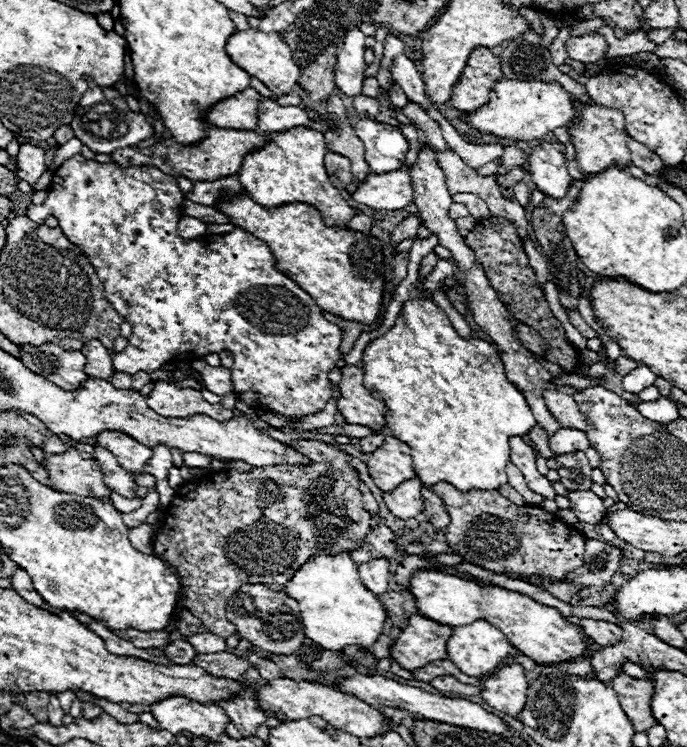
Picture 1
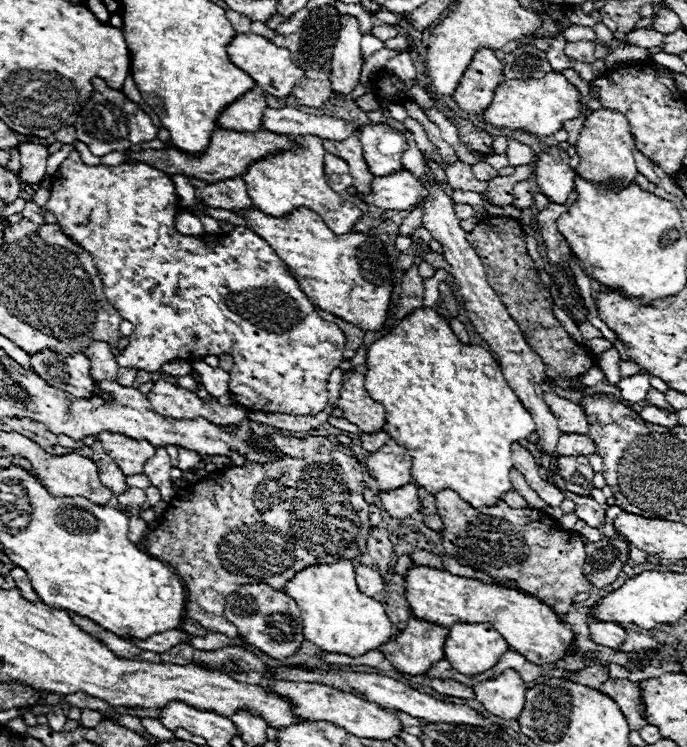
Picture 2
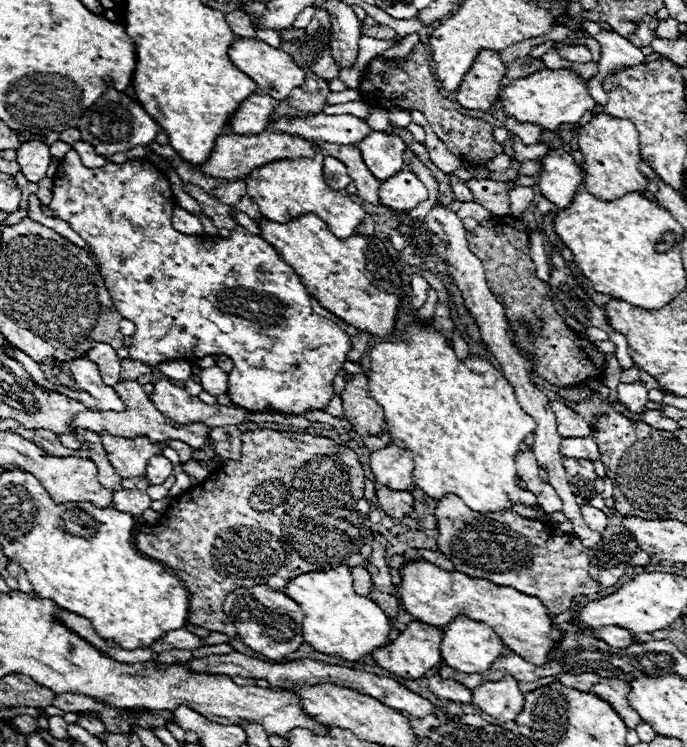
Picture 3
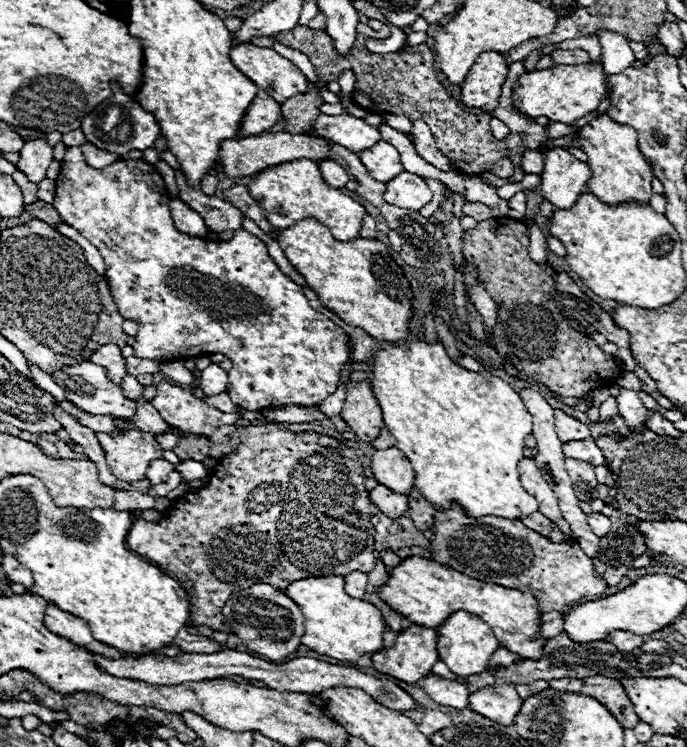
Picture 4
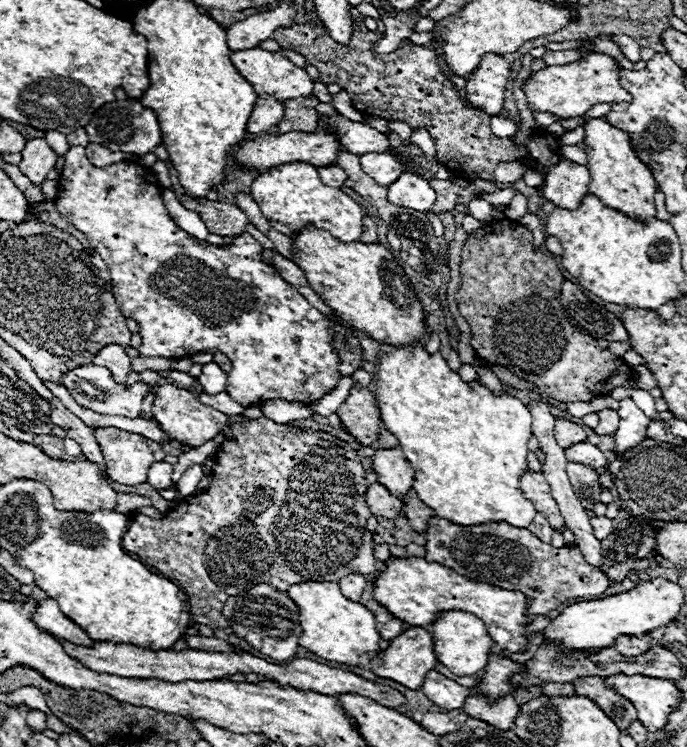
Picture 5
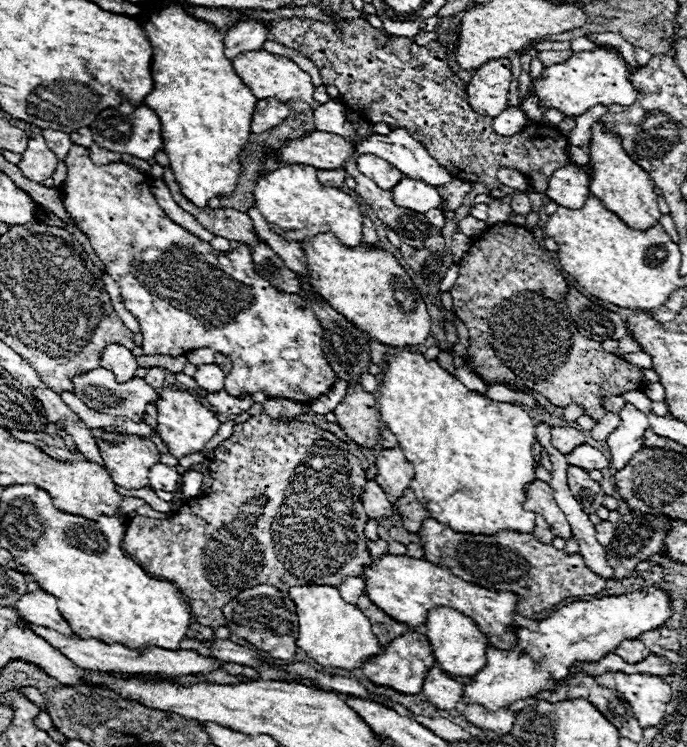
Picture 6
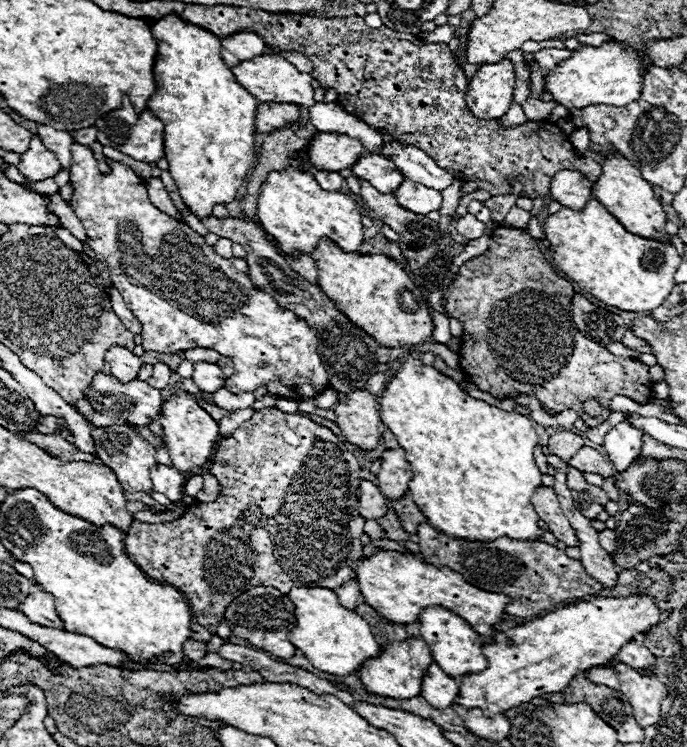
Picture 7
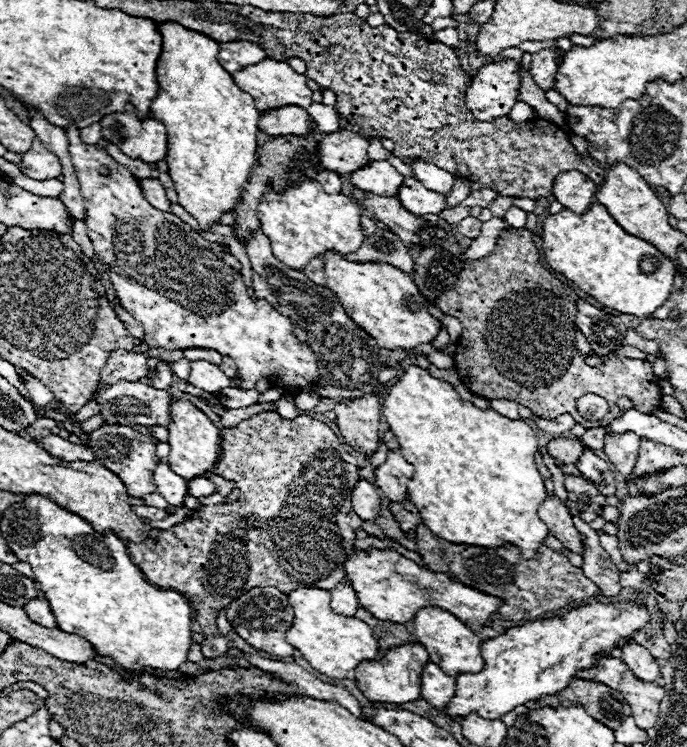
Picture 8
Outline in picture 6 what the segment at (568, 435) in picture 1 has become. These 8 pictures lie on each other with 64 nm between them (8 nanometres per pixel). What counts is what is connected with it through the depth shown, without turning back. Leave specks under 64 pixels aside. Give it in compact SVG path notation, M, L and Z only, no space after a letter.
M582 444L578 448L574 448L572 454L568 454L568 464L574 466L582 466L582 470L608 470L610 468L610 460L596 448Z

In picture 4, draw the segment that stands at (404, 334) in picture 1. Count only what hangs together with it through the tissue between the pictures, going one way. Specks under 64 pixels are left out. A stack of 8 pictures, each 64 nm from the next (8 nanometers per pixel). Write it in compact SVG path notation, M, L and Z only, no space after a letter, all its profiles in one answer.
M402 342L388 350L378 350L372 360L372 392L382 408L388 432L412 462L416 472L414 488L438 510L448 510L452 502L460 504L468 516L502 516L522 520L538 512L534 496L526 494L518 480L518 462L524 458L524 440L532 434L532 416L512 388L492 372L476 374L454 364L440 342Z

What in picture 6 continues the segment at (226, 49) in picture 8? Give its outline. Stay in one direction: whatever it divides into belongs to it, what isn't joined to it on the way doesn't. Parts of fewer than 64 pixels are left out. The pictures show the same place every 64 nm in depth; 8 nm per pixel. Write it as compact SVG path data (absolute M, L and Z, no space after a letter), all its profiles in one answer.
M260 20L238 22L224 34L224 54L228 60L236 58L238 54L262 50L262 44L268 40L268 28Z

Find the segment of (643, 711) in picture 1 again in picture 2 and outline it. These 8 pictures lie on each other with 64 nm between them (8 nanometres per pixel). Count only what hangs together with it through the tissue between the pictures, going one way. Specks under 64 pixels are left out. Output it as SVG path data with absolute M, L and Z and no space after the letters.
M610 678L598 690L602 690L602 694L610 694L610 698L614 698L614 702L618 702L618 708L622 710L622 714L626 714L630 730L640 730L642 726L648 724L642 718L640 688L634 682Z

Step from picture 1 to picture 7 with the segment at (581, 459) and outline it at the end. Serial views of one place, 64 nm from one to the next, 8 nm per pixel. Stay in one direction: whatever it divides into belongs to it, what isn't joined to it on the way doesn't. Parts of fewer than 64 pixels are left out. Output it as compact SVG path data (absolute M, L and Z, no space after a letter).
M568 468L568 486L574 492L572 498L578 506L578 510L582 510L582 514L586 514L586 518L594 520L602 510L604 504L608 502L608 496L602 488L588 484L582 478L582 472L576 468Z

